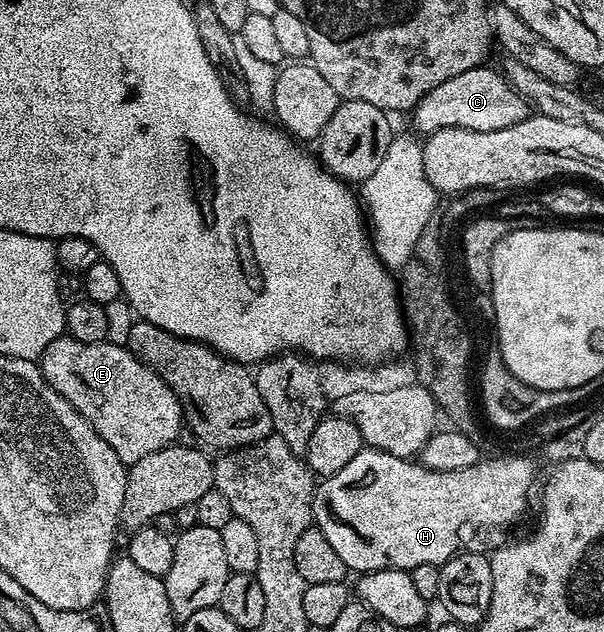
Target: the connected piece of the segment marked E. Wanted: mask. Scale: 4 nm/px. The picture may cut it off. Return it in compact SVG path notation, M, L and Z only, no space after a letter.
M65 334L58 337L54 342L50 342L50 346L46 346L46 350L40 355L38 363L40 365L40 372L44 375L46 382L58 394L62 394L62 398L66 398L66 402L70 402L70 406L74 406L74 410L78 410L78 414L82 414L82 418L86 418L90 422L90 426L107 444L110 445L114 450L114 454L118 454L118 458L125 466L130 466L134 462L146 458L146 454L169 447L169 445L179 437L176 435L180 432L180 424L182 428L182 409L180 406L180 399L170 390L170 386L166 386L166 382L161 376L157 376L156 373L151 372L151 370L148 369L138 357L128 351L127 347L111 344L109 342L103 344L87 344L86 342L78 342L74 337Z

